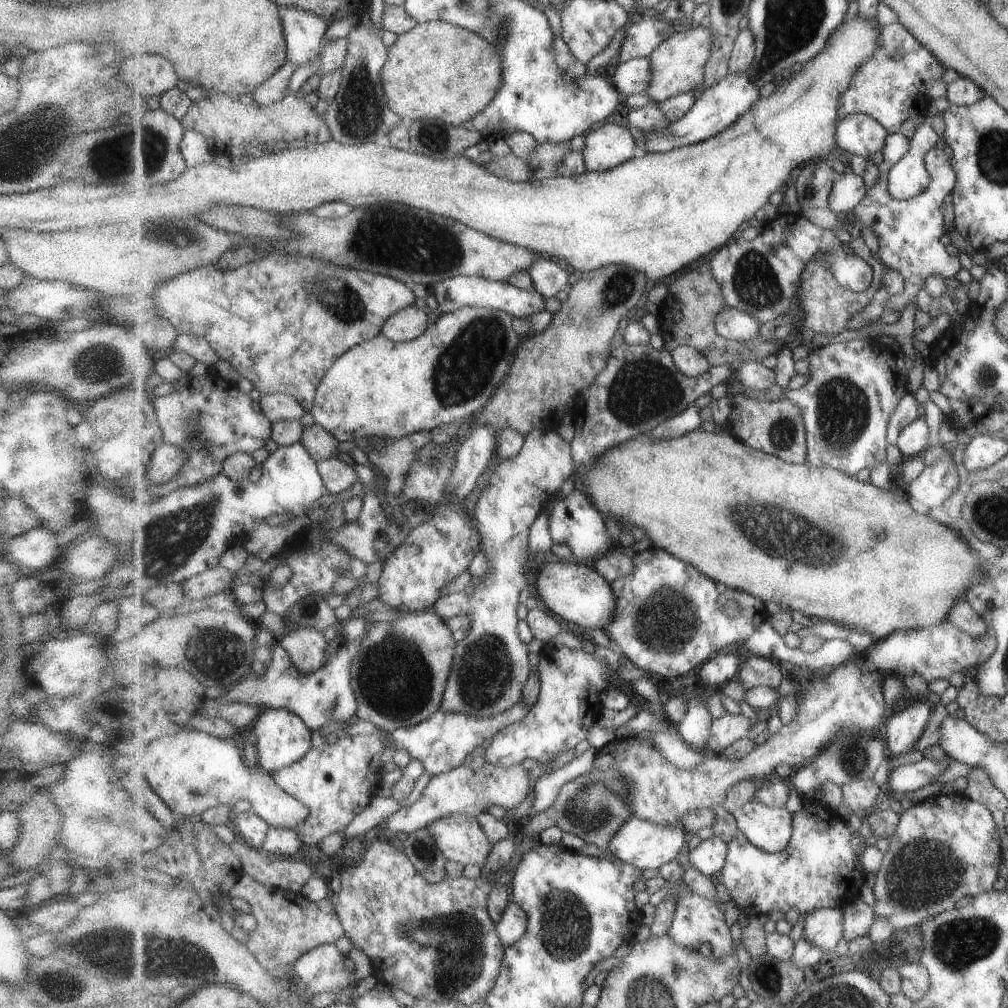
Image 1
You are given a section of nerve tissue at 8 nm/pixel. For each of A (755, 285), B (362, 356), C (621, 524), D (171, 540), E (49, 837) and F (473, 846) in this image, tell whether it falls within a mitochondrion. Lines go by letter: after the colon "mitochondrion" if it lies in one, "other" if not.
A: mitochondrion
B: other
C: other
D: mitochondrion
E: other
F: other

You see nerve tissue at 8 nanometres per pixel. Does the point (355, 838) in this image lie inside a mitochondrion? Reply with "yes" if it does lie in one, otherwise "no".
no

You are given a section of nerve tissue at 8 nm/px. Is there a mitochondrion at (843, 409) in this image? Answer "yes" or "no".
yes

